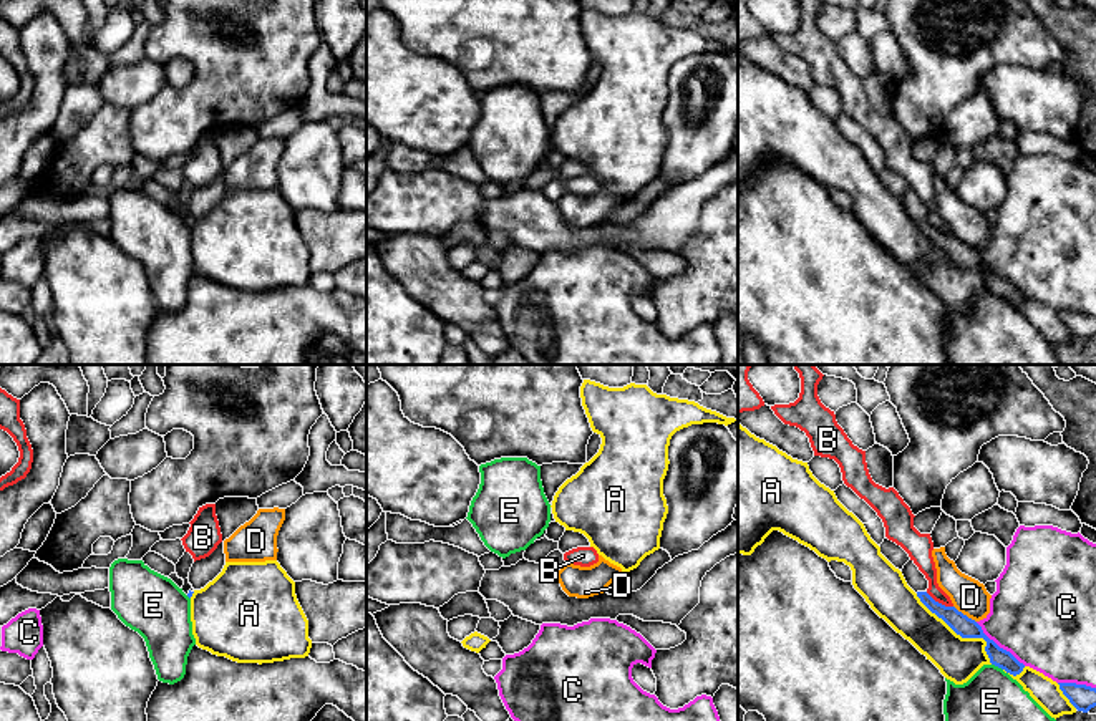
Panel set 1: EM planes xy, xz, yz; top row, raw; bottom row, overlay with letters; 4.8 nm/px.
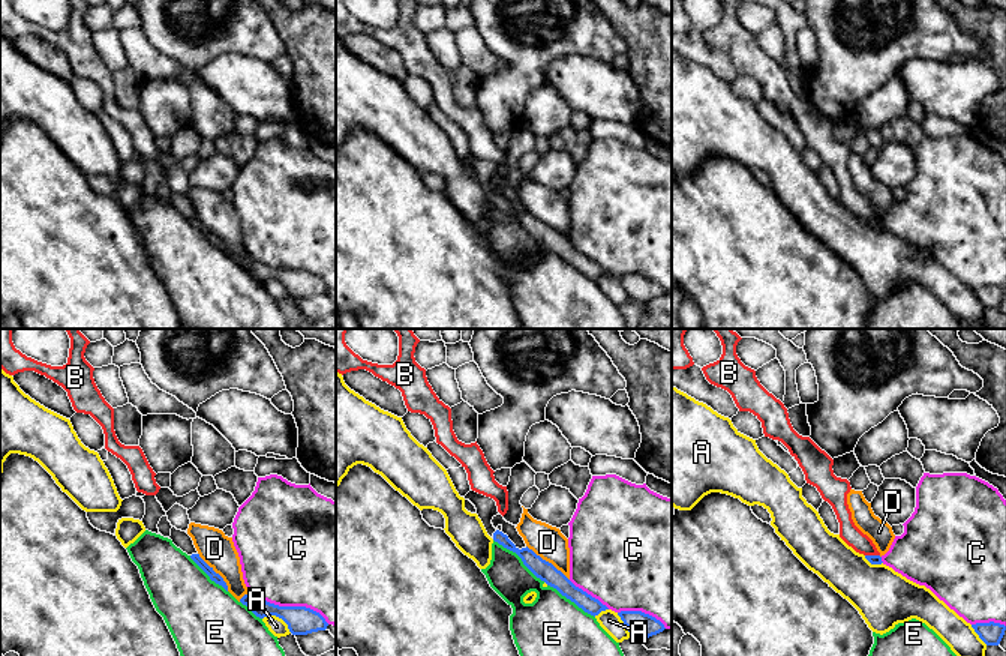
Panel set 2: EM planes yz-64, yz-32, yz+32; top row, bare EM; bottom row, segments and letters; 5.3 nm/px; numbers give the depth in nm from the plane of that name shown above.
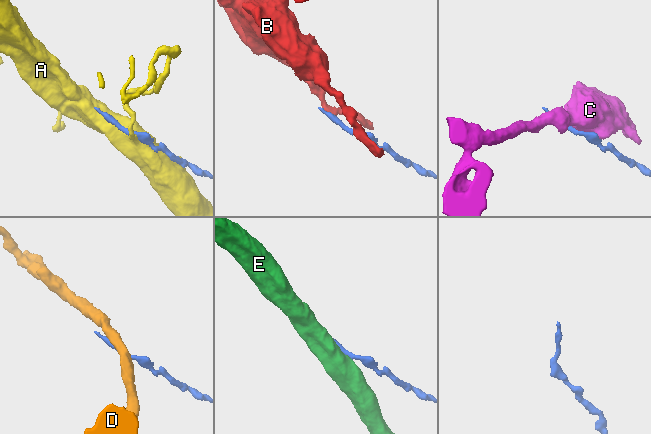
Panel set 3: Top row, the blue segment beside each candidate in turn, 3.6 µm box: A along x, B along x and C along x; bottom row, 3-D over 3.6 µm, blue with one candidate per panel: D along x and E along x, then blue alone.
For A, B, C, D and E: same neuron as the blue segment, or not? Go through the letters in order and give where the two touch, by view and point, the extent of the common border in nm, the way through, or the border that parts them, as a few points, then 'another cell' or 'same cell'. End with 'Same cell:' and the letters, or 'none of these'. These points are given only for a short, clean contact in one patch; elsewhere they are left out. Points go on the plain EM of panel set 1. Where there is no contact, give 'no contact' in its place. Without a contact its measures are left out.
A: meets blue in yz at (960, 264); contact 500 nm long; another cell
B: meets blue in yz at (937, 231); contact 150 nm long; border along yz (926, 221), (952, 236); another cell
C: meets blue in yz at (999, 275); contact 320 nm long; another cell
D: meets blue in yz at (965, 244); contact 140 nm long; another cell
E: meets blue in yz at (997, 294); contact 70 nm long; another cell
Same cell: none of these

